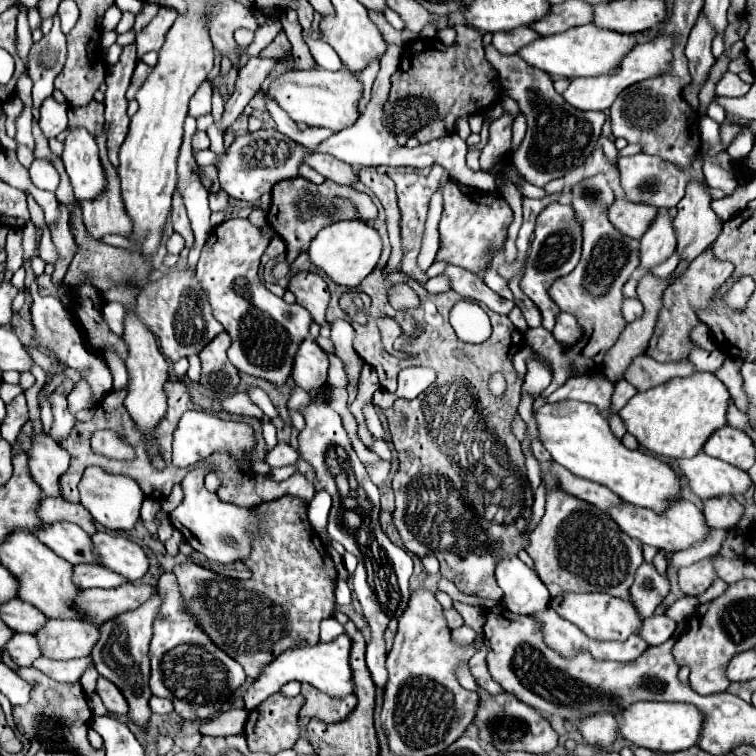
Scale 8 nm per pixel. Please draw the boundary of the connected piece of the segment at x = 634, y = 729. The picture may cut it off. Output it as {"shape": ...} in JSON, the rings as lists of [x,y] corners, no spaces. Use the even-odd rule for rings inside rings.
{"shape":[[[637,702],[623,712],[623,726],[619,734],[631,740],[635,746],[657,752],[679,752],[699,744],[703,732],[703,714],[693,704],[671,702]]]}

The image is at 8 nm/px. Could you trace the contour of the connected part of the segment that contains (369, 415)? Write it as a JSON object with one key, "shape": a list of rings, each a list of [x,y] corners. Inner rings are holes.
{"shape":[[[365,404],[365,422],[367,422],[367,428],[369,428],[371,434],[379,439],[384,439],[385,431],[378,415],[375,414],[375,406],[373,404]]]}

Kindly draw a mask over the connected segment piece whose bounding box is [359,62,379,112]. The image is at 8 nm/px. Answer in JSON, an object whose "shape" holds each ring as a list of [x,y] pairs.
{"shape":[[[373,62],[371,66],[367,66],[367,68],[359,74],[359,80],[363,80],[363,88],[365,88],[365,90],[363,90],[363,100],[359,102],[361,112],[365,110],[365,106],[367,106],[367,102],[369,102],[369,92],[371,92],[371,86],[373,86],[373,80],[375,80],[377,72],[379,72],[379,64]]]}

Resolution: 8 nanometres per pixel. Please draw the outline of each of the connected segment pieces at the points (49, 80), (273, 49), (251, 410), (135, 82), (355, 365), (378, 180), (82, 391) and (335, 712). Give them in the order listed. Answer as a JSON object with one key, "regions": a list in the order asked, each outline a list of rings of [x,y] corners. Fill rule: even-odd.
{"regions":[[[[57,16],[53,18],[53,28],[29,50],[29,78],[33,82],[32,100],[39,108],[41,102],[53,92],[53,80],[61,72],[67,58],[65,34],[59,28]]],[[[279,32],[277,38],[265,50],[261,50],[259,56],[261,58],[275,58],[279,62],[287,62],[289,60],[289,54],[291,54],[291,44],[289,44],[285,32]]],[[[235,392],[231,396],[227,396],[225,400],[219,402],[221,408],[225,412],[231,412],[231,414],[241,414],[241,416],[255,416],[255,418],[263,418],[263,410],[259,406],[255,406],[247,394],[243,392]]],[[[139,62],[139,64],[137,64],[137,68],[135,68],[135,72],[133,72],[133,78],[131,78],[131,86],[129,86],[129,90],[127,90],[127,100],[133,100],[133,98],[135,98],[137,90],[139,90],[141,84],[145,82],[149,70],[151,70],[151,68],[149,68],[145,62]]],[[[335,320],[331,324],[331,340],[335,344],[337,356],[343,358],[347,362],[347,372],[349,372],[349,384],[359,384],[359,372],[361,372],[361,364],[357,360],[357,352],[353,348],[353,328],[347,320]]],[[[357,168],[359,182],[363,182],[381,202],[385,208],[385,224],[389,232],[389,240],[393,246],[393,252],[389,256],[385,274],[391,274],[399,270],[399,260],[401,260],[401,238],[399,238],[399,208],[397,208],[397,198],[395,198],[395,184],[387,174],[381,174],[377,168]]],[[[81,380],[81,382],[77,382],[75,384],[75,388],[73,388],[73,392],[69,394],[69,410],[73,412],[73,414],[77,414],[79,410],[83,410],[83,408],[93,408],[93,392],[91,392],[91,386],[85,382],[85,380]]],[[[303,684],[301,694],[307,698],[301,708],[303,718],[317,718],[321,722],[343,722],[357,706],[355,696],[347,696],[343,700],[333,700],[327,694],[311,688],[311,684]]]]}

